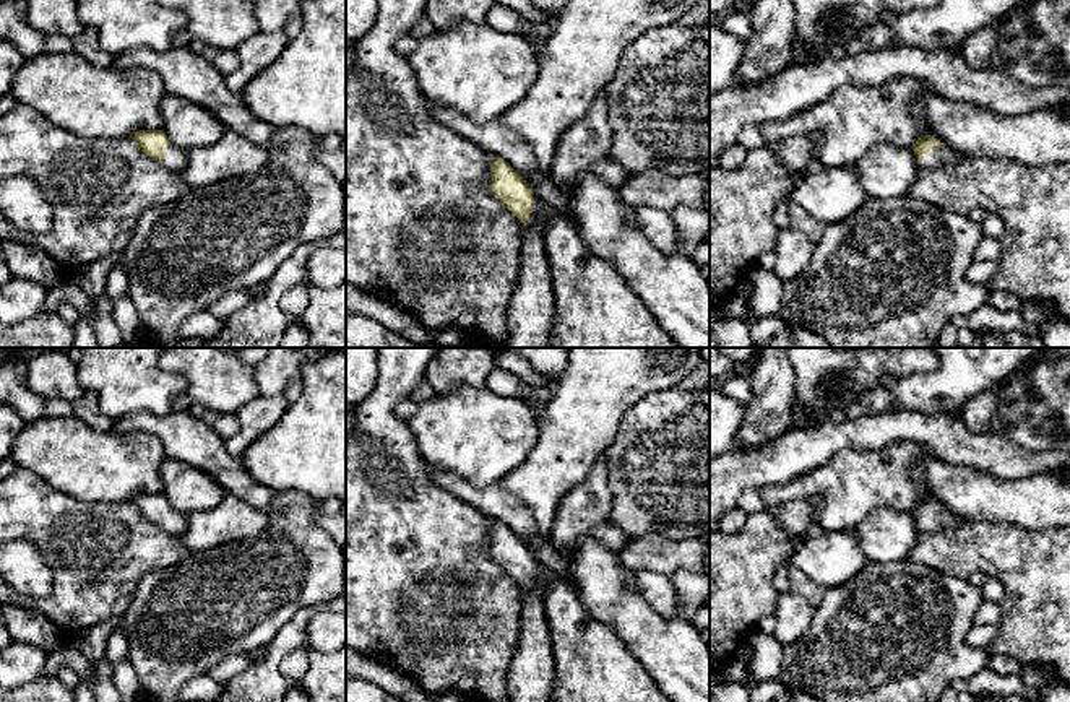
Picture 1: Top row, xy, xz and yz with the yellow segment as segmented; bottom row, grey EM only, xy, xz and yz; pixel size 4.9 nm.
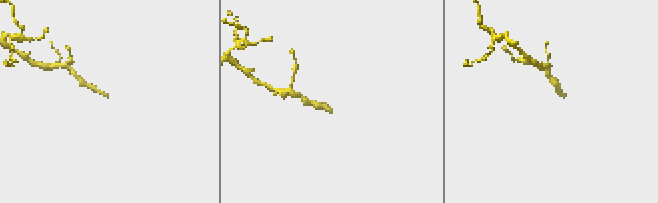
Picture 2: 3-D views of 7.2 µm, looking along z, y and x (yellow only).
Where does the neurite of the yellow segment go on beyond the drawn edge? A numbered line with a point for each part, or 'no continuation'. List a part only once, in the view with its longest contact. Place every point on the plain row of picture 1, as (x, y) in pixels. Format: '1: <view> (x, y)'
1: xz (536, 569)

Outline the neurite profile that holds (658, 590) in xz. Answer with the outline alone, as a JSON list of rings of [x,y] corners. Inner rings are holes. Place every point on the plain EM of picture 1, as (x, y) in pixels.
[[[632,572],[630,585],[635,587],[645,601],[662,618],[680,618],[684,600],[671,577],[653,572]]]

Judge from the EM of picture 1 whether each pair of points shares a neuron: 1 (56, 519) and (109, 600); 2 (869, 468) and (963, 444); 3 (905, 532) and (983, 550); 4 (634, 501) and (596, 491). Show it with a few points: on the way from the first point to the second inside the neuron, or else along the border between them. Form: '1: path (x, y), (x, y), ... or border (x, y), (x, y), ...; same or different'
1: path (75, 538), (94, 558), (94, 580); same
2: border (890, 444), (919, 444), (932, 457); different
3: border (921, 532), (906, 556); different
4: border (603, 459), (608, 468), (611, 522); different

